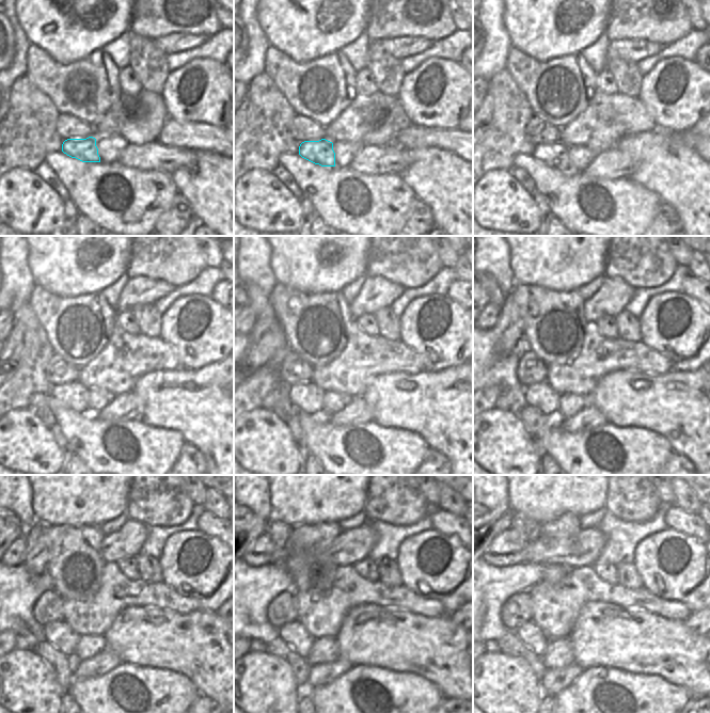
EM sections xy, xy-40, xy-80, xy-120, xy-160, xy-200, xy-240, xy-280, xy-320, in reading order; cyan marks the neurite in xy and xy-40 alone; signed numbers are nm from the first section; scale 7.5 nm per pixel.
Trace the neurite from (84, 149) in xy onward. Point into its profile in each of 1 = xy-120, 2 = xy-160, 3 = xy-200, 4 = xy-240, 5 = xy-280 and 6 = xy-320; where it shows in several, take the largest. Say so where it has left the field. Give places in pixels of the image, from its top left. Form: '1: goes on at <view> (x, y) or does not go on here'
1: goes on at xy-120 (74, 395)
2: goes on at xy-160 (306, 397)
3: goes on at xy-200 (539, 395)
4: goes on at xy-240 (59, 634)
5: goes on at xy-280 (294, 634)
6: goes on at xy-320 (531, 635)

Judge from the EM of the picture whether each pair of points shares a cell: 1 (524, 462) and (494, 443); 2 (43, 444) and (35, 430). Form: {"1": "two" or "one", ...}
{"1": "one", "2": "one"}

